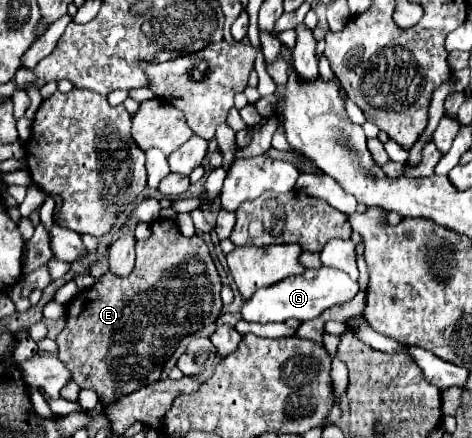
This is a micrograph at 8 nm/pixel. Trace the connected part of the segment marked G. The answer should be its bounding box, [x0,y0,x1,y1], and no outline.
[242,267,358,321]

